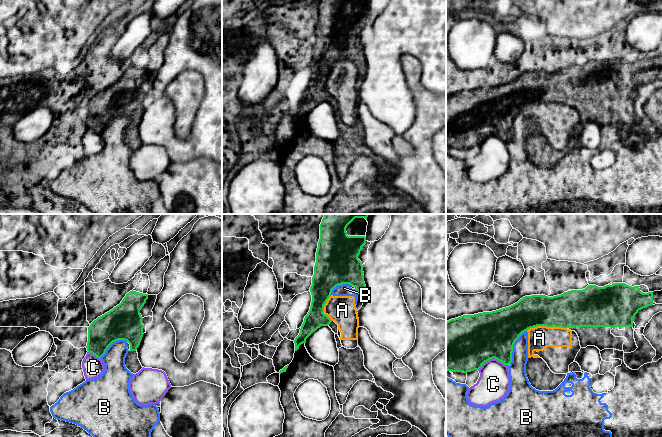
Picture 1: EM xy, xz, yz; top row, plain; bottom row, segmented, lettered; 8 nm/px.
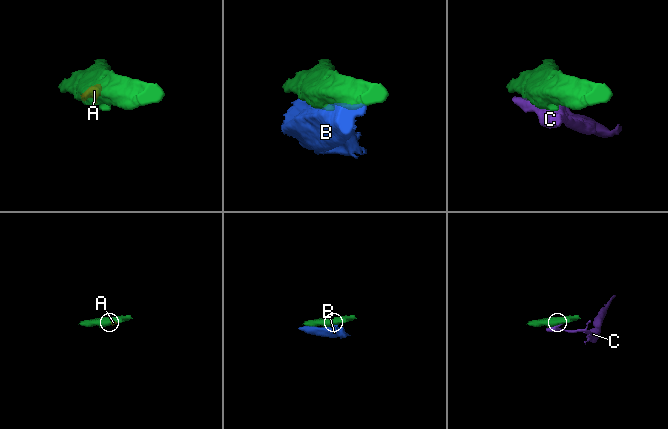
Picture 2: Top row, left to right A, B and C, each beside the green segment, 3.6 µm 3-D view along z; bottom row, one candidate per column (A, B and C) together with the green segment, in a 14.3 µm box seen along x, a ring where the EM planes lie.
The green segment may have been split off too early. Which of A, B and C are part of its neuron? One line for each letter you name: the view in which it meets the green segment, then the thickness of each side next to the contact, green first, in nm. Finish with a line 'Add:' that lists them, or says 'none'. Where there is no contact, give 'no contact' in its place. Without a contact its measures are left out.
Add: none

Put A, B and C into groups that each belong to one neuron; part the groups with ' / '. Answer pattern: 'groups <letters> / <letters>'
groups A B / C

